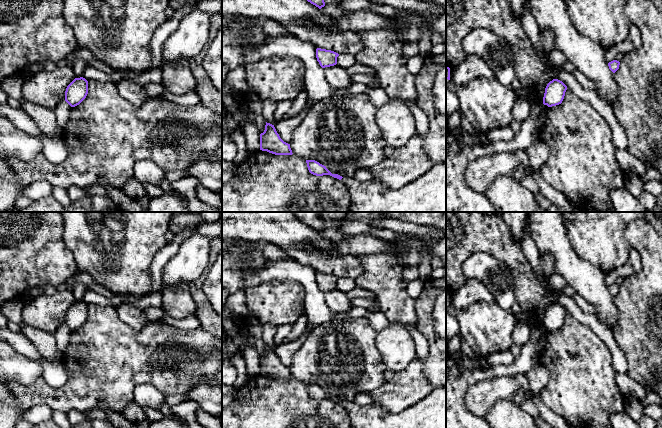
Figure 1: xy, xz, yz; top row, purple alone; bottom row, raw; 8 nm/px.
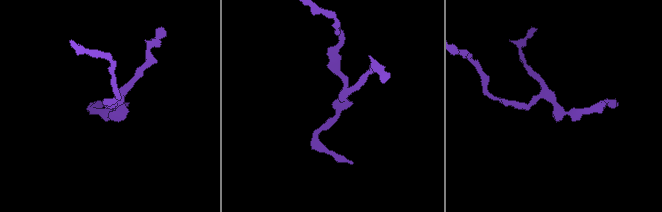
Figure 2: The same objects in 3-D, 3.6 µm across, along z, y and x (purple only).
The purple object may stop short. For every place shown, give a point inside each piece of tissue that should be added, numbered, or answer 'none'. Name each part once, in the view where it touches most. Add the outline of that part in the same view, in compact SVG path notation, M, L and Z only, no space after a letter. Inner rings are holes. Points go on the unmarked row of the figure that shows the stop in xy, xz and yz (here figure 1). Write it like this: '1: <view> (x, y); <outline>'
1: xz (430, 412); M446 386L435 387L424 399L399 413L391 413L378 404L361 406L343 401L341 405L350 414L351 428L446 428Z

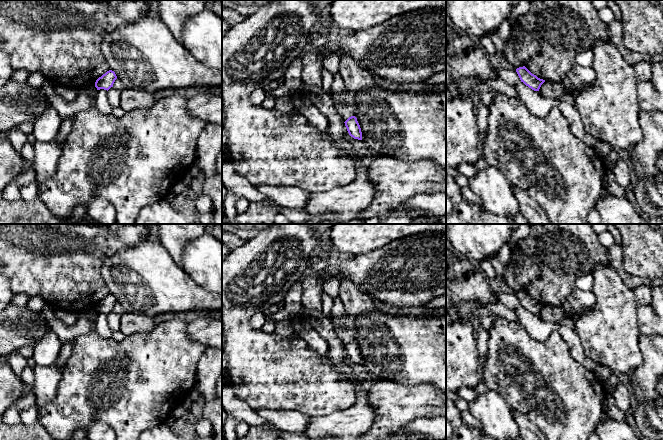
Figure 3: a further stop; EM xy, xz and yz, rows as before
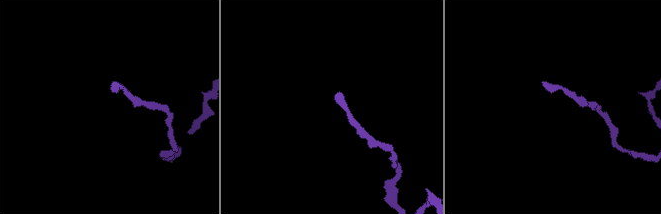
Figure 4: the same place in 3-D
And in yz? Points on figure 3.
none

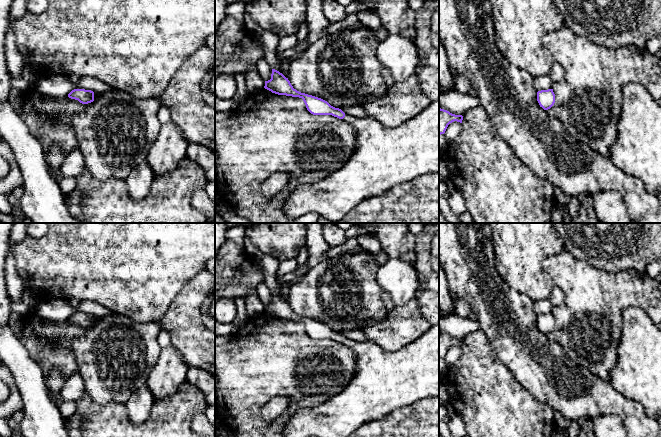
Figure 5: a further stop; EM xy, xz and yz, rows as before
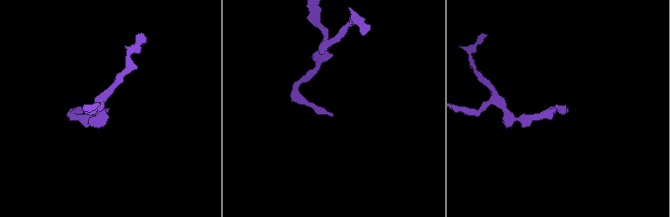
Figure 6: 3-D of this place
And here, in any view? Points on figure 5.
1: xz (384, 381); M439 324L431 325L431 327L421 337L395 352L383 350L380 346L370 341L358 342L349 338L345 338L343 344L350 348L356 357L356 372L354 374L353 380L340 393L328 399L323 404L312 408L302 409L296 412L286 422L283 428L284 437L348 437L366 422L381 420L396 409L410 406L421 399L426 399L428 397L439 397Z

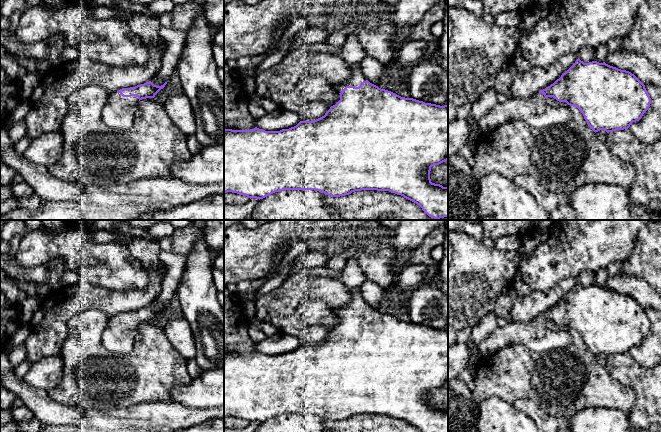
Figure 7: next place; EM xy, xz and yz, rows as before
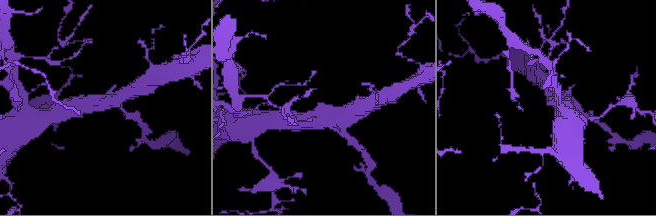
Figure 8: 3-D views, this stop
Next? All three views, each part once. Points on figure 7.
1: xz (357, 301); M350 287L349 294L351 296L349 303L345 307L336 310L338 317L341 317L346 310L359 311L363 305L367 304L361 295L359 287Z

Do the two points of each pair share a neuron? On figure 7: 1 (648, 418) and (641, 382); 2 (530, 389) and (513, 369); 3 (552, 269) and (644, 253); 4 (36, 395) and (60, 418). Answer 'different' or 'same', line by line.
1: same
2: same
3: different
4: same

